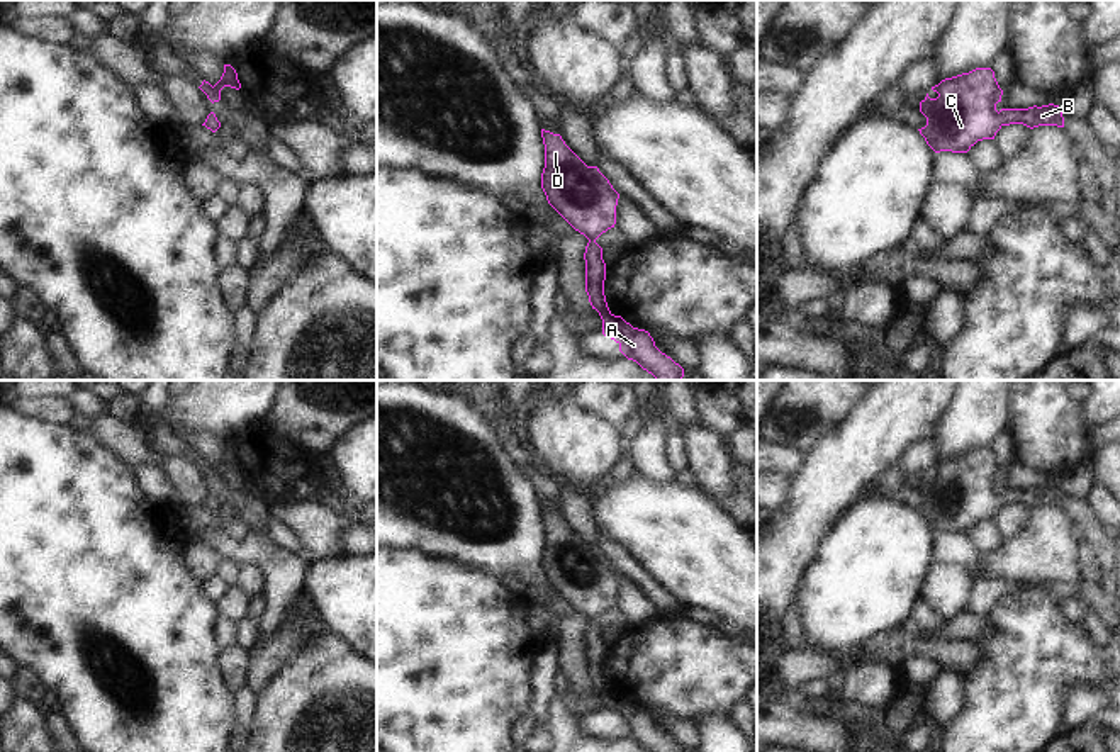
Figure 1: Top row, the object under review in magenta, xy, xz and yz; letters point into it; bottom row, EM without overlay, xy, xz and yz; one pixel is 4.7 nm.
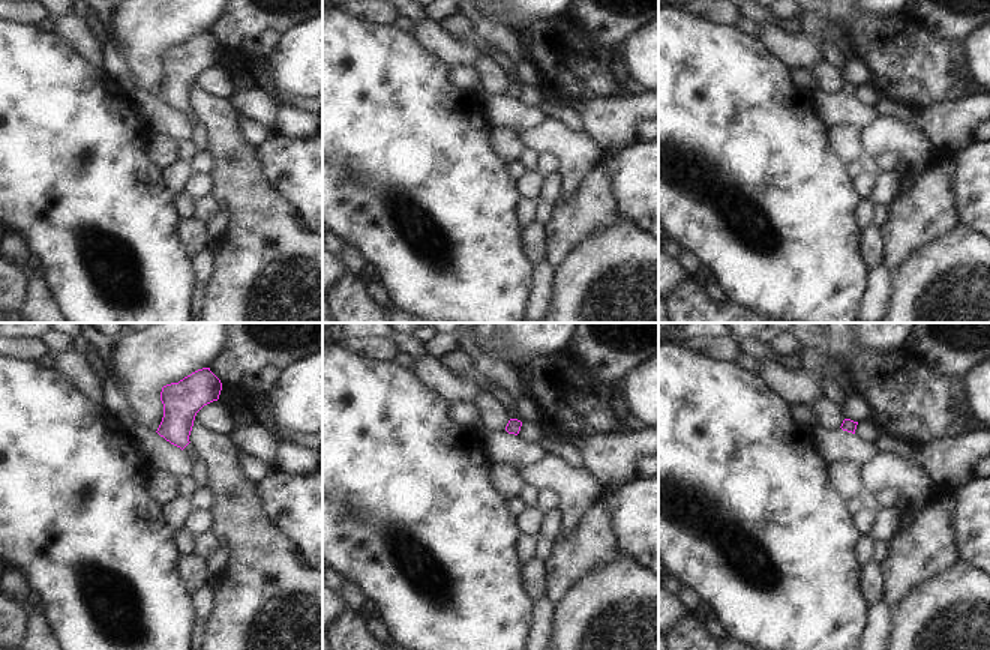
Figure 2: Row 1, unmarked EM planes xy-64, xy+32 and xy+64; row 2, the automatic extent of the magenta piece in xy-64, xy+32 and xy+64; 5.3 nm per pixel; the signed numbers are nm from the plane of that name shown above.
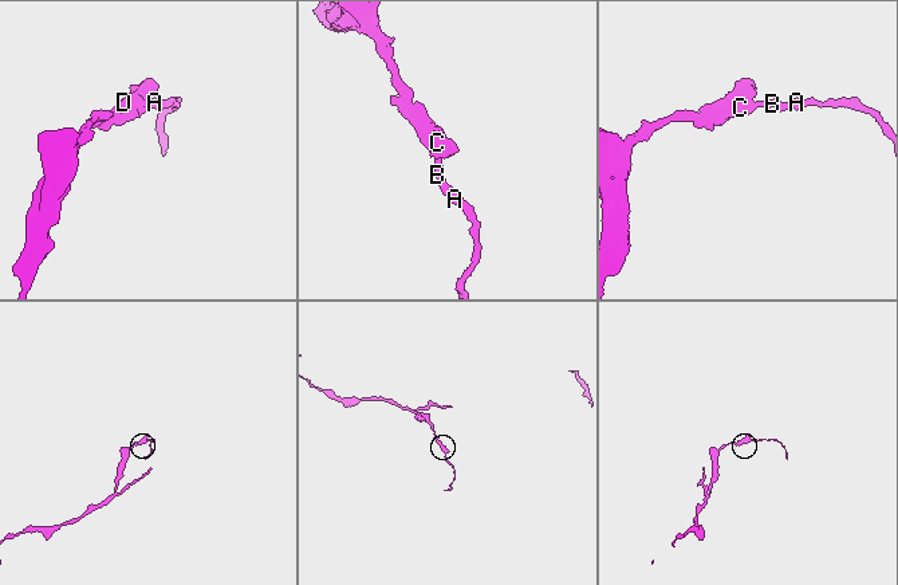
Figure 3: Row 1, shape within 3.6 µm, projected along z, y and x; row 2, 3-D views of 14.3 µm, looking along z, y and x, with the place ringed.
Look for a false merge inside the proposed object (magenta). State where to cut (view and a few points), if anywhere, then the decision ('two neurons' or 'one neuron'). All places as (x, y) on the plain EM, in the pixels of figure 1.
no cut | one neuron

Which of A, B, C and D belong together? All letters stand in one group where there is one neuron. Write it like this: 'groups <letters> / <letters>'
groups A B C D

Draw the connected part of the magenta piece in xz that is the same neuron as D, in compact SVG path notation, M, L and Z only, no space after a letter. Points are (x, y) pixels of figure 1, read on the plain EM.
M541 509L545 548L541 569L548 584L589 623L585 626L585 672L592 689L602 699L602 715L619 725L619 732L647 752L684 752L670 737L662 733L648 711L633 708L614 696L606 682L606 643L596 620L614 608L619 574L597 547L587 547L562 519L560 514Z

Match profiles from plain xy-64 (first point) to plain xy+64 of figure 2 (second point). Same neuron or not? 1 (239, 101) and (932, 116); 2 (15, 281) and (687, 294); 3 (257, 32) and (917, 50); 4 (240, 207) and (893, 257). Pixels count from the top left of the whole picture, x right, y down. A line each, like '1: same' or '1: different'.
1: same
2: same
3: different
4: different

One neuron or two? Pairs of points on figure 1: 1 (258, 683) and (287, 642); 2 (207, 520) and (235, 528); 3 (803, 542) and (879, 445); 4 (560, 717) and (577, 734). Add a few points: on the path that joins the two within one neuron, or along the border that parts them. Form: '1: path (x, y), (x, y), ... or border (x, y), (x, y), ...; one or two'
1: path (262, 673), (263, 666), (277, 652); one
2: path (214, 523), (228, 527); one
3: path (806, 518), (856, 469); one
4: path (564, 720), (574, 730); one

